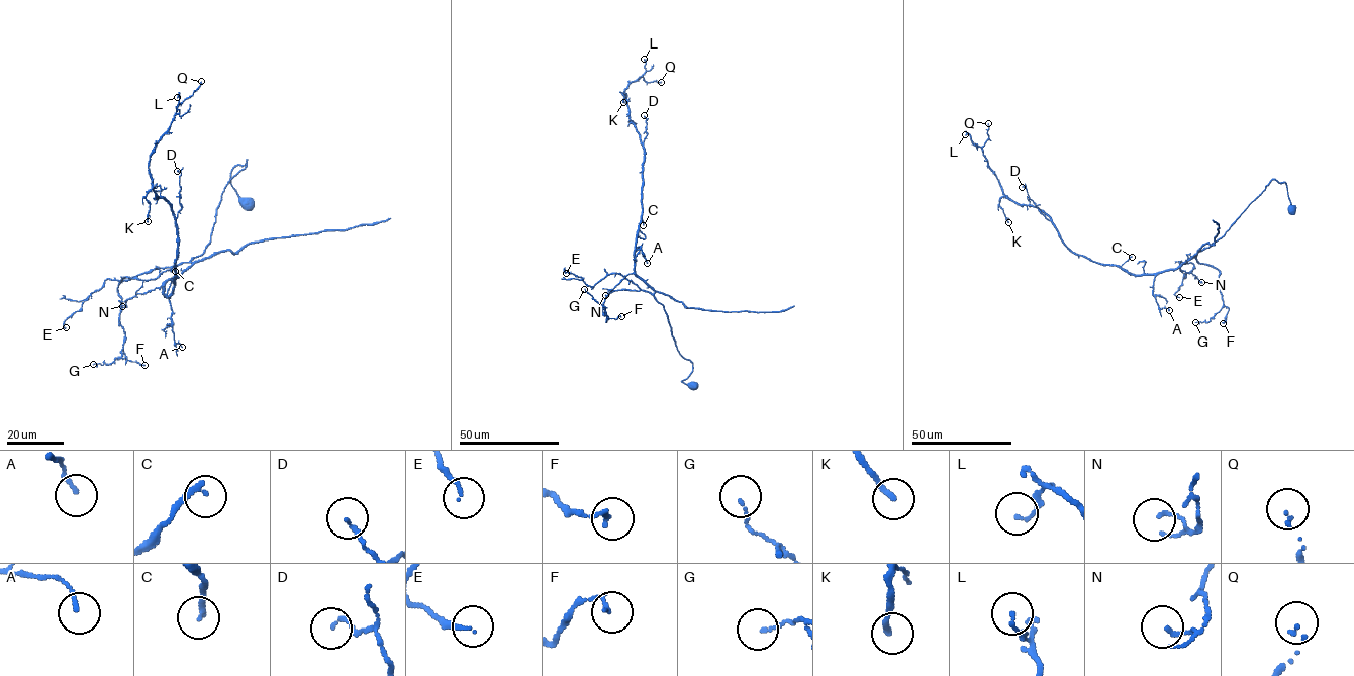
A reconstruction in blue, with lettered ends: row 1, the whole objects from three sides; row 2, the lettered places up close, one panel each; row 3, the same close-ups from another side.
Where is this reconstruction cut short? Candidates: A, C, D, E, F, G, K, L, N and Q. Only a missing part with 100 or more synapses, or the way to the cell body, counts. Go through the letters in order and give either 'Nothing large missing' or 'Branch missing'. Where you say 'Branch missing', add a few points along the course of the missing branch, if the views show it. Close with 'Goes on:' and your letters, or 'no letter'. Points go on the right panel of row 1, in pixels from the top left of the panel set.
A: Nothing large missing
C: Nothing large missing
D: Nothing large missing
E: Nothing large missing
F: Nothing large missing
G: Nothing large missing
K: Nothing large missing
L: Nothing large missing
N: Nothing large missing
Q: Nothing large missing
Goes on: no letter

